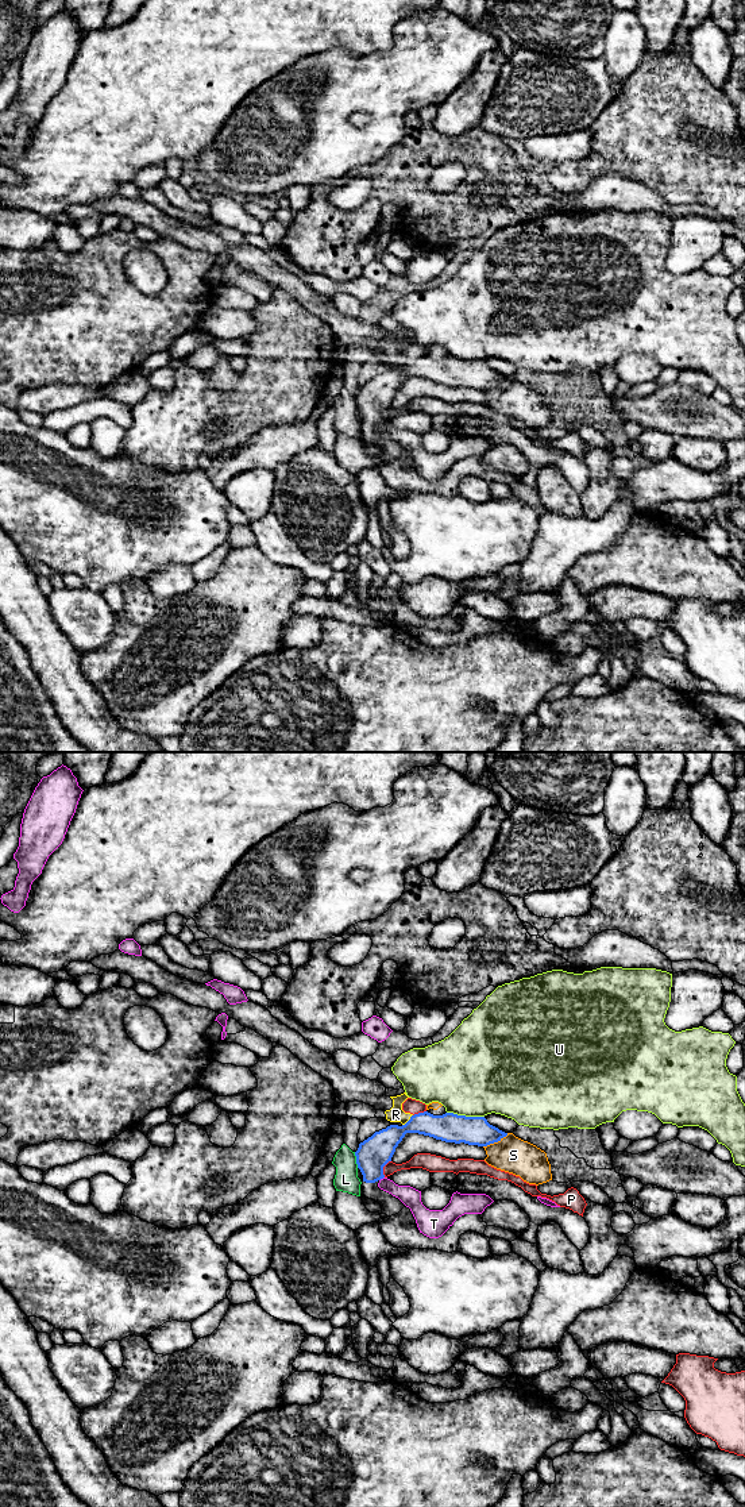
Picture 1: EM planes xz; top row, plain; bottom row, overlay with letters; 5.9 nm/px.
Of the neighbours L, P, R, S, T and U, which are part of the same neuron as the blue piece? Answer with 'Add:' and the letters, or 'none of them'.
Add: R

